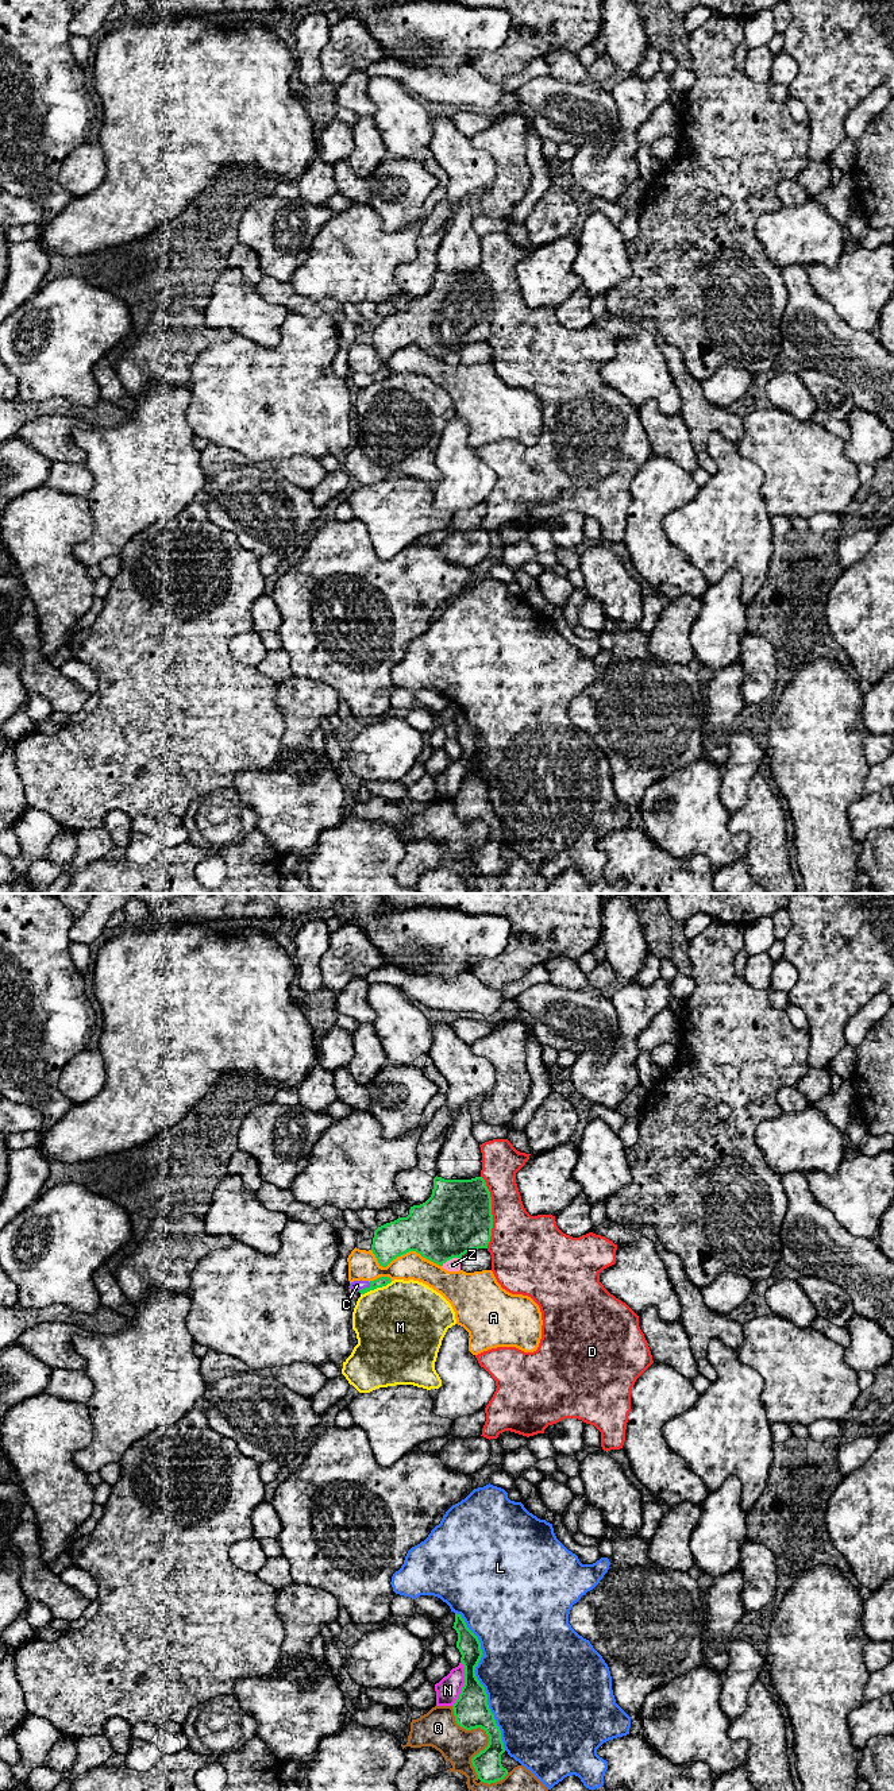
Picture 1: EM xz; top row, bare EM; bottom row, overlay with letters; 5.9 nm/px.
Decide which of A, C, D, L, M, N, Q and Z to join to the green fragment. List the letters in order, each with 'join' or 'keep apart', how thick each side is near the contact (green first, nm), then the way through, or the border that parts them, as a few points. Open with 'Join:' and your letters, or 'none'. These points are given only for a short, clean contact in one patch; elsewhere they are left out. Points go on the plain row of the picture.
Join: C
A: keep apart | 380/160 nm
C: join | 60/60 nm | across xz (382, 374), (365, 381), (357, 378)
D: keep apart | 400/340 nm
L: keep apart | 200/460 nm
M: keep apart | 60/480 nm
N: keep apart | 200/140 nm | along xz (461, 753), (463, 779), (459, 790), (451, 798)
Q: keep apart | 200/220 nm
Z: keep apart | 400/80 nm

